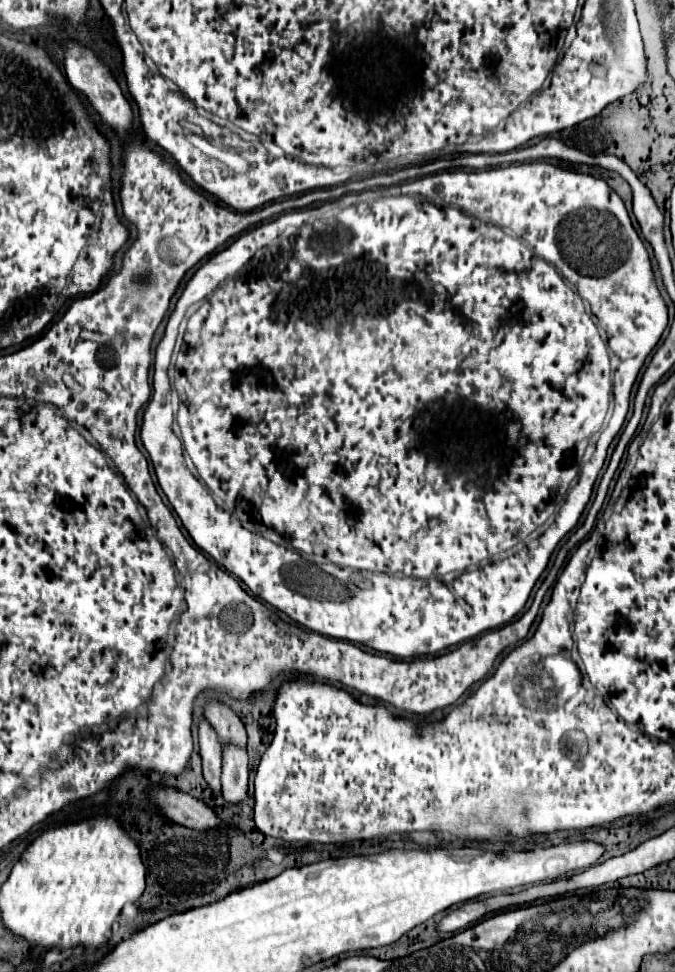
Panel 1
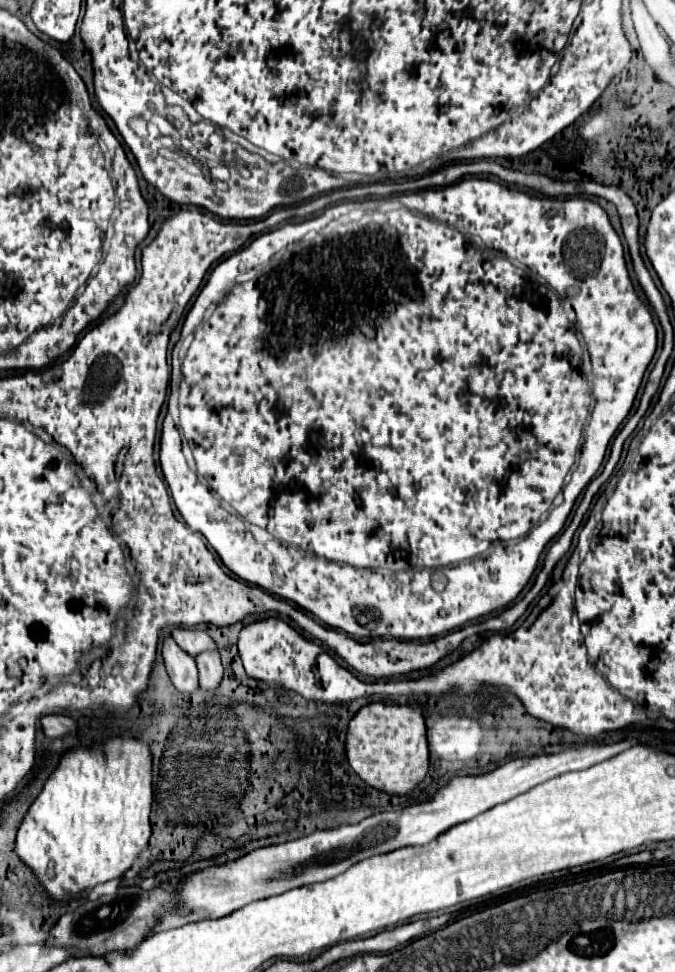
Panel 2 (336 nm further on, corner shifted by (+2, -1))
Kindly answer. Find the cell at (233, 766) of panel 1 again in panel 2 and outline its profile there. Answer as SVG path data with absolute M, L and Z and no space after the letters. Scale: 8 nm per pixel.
M201 653L197 657L197 669L199 669L199 683L205 691L215 691L221 685L223 679L223 665L219 659L219 653Z

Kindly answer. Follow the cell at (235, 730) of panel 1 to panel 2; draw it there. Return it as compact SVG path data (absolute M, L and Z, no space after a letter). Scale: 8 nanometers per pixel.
M175 629L173 631L175 643L189 653L193 659L203 653L203 651L215 651L217 645L215 641L205 633L205 631L193 631L193 629Z

